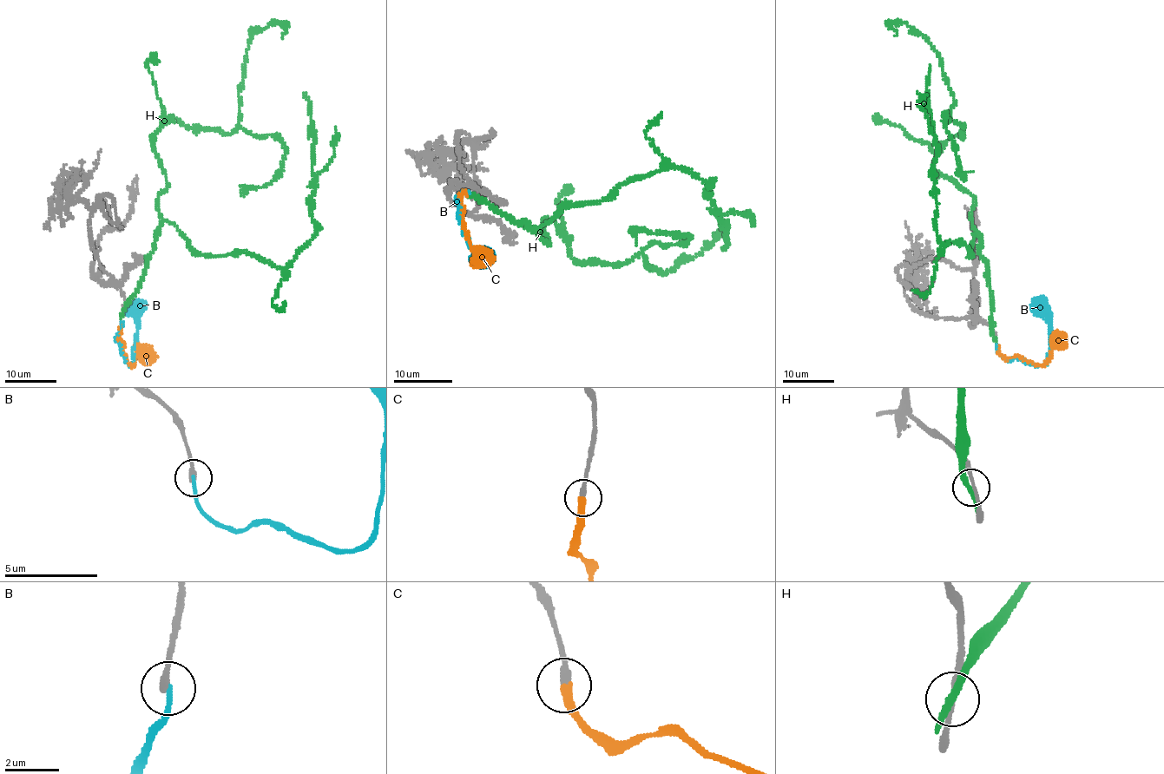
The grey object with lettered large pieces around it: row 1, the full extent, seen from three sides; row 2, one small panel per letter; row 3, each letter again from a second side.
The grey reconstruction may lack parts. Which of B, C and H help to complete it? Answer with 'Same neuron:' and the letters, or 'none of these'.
Same neuron: C

